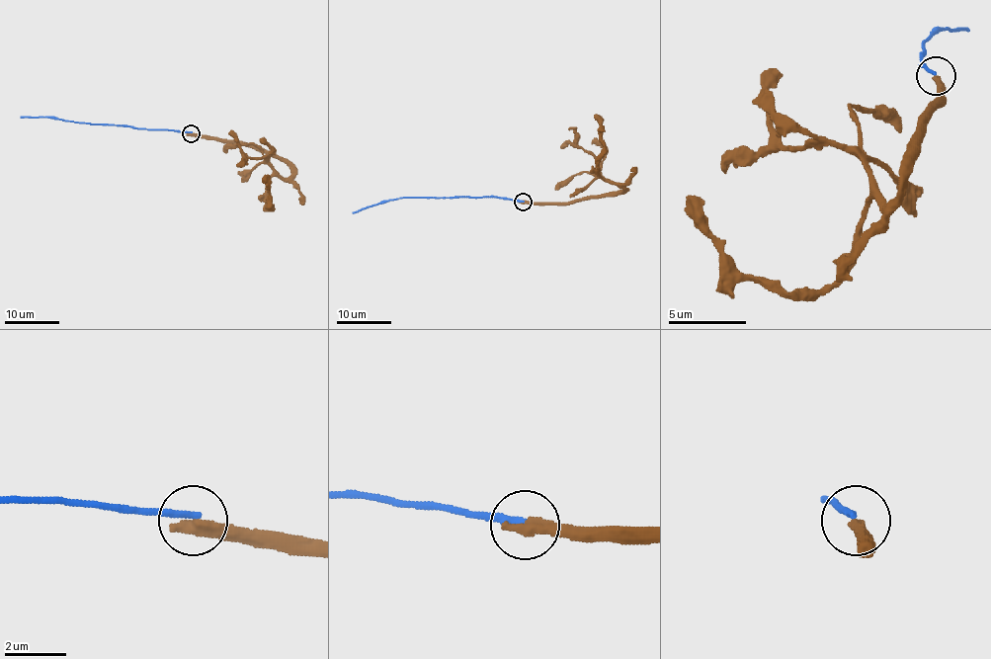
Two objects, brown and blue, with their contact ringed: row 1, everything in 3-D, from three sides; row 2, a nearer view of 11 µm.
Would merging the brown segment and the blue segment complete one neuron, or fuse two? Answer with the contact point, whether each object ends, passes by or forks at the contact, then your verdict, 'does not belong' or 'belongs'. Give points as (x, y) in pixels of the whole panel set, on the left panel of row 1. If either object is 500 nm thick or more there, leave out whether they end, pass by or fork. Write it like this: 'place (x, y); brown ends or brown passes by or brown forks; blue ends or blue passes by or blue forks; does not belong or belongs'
place (191, 133); brown ends; blue ends; does not belong

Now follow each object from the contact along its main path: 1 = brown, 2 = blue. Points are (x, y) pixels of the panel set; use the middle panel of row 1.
1: (522, 202), (571, 202), (613, 197), (623, 190), (598, 173), (604, 147), (597, 115)
2: (522, 202), (495, 197), (397, 198), (353, 212)

